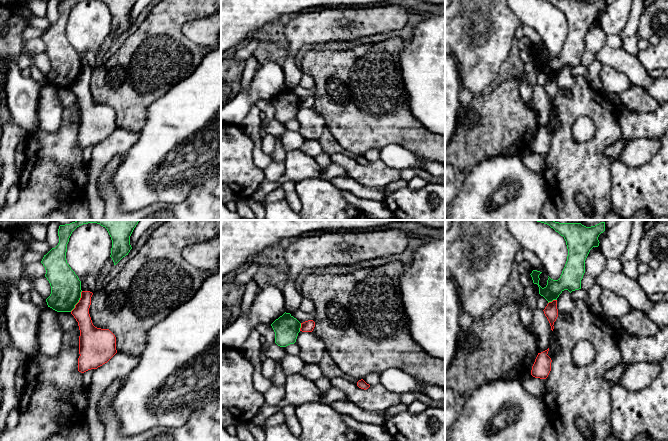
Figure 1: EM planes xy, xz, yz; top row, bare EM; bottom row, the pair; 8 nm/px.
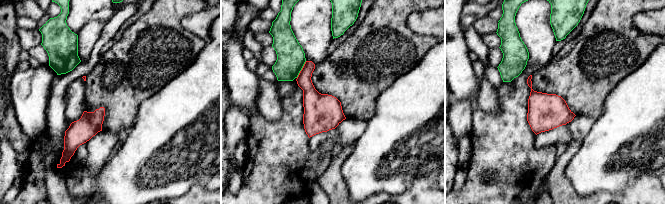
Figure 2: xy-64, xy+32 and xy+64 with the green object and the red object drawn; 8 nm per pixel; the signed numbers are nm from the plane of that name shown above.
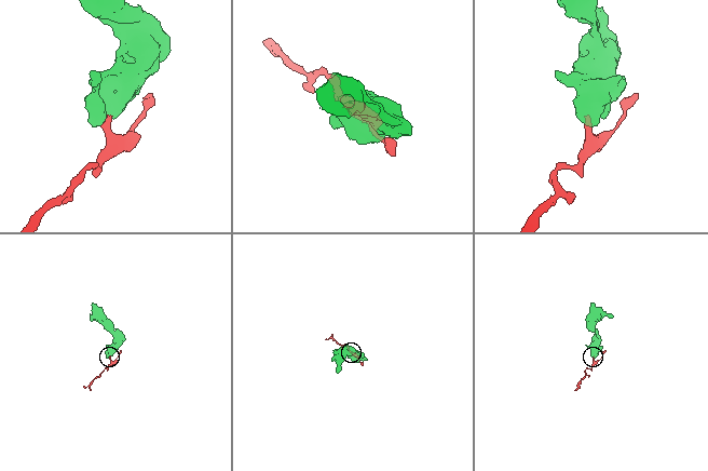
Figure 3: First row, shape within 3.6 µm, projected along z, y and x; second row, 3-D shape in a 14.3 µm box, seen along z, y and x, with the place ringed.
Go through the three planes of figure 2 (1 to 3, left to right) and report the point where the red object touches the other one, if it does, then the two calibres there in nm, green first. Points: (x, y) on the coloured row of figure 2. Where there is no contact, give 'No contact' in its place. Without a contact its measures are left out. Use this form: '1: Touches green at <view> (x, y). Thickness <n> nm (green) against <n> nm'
1: No contact
2: Touches green at xy+32 (301, 69). Thickness 220 nm (green) against 150 nm
3: No contact

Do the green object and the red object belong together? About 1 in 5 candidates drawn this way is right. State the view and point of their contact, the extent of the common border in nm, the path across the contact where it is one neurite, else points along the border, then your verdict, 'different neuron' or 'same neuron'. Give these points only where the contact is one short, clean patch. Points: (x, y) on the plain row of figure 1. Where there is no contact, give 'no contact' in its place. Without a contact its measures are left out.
contact xy (78, 77); length 190 nm; border xy (82, 67), (79, 77), (70, 87); different neuron

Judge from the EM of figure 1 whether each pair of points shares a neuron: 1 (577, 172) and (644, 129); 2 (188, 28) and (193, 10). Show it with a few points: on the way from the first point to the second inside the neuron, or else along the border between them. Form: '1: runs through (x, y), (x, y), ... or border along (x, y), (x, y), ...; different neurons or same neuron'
1: border along (616, 113), (622, 136); different neurons
2: border along (210, 15), (187, 21), (182, 27), (182, 33); different neurons

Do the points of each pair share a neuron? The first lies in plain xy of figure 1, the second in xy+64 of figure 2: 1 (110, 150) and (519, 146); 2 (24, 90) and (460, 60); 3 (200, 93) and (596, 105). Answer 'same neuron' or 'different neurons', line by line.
1: different neurons
2: same neuron
3: different neurons

